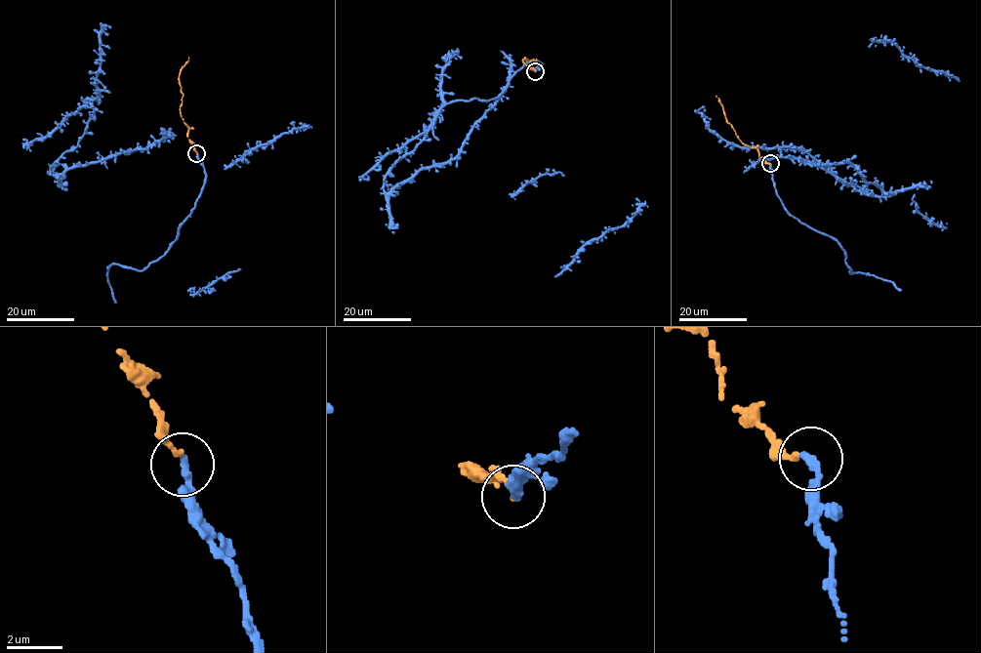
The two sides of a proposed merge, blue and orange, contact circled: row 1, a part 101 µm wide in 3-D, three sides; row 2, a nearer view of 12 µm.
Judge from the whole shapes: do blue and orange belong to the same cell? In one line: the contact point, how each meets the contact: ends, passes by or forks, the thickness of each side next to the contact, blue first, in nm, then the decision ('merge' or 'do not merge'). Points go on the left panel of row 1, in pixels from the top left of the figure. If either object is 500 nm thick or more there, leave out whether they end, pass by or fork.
at (196, 153); blue ends there; orange ends there; 320 nm thick on the blue side, 180 nm on the other; merge

